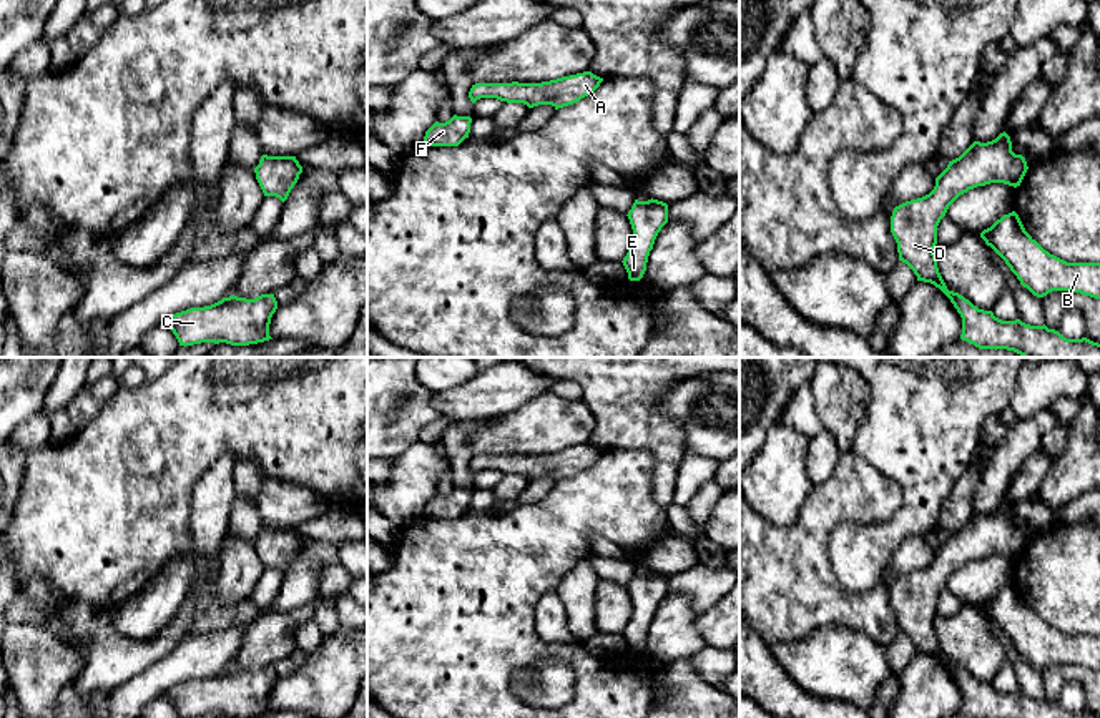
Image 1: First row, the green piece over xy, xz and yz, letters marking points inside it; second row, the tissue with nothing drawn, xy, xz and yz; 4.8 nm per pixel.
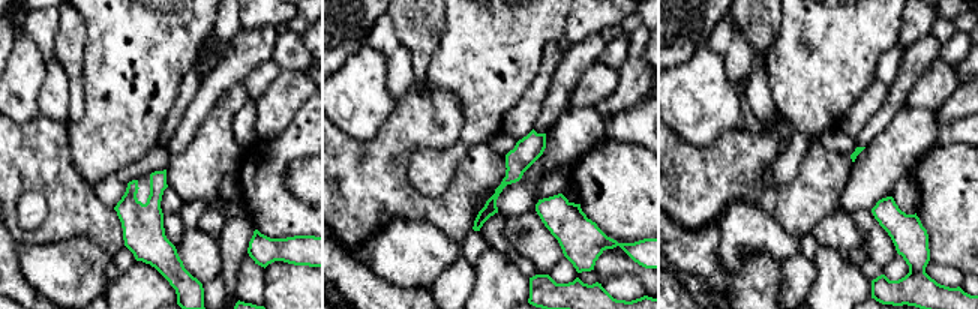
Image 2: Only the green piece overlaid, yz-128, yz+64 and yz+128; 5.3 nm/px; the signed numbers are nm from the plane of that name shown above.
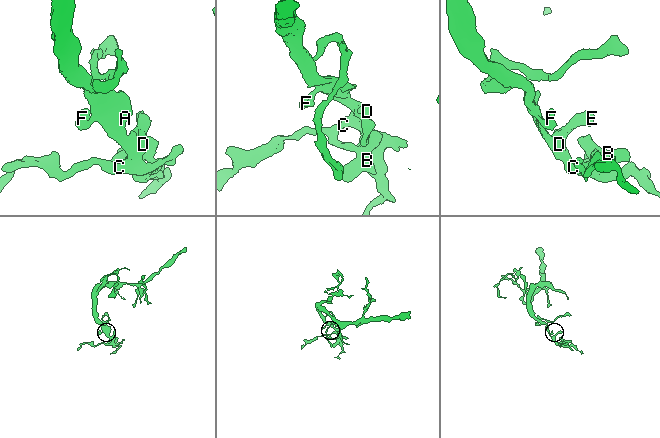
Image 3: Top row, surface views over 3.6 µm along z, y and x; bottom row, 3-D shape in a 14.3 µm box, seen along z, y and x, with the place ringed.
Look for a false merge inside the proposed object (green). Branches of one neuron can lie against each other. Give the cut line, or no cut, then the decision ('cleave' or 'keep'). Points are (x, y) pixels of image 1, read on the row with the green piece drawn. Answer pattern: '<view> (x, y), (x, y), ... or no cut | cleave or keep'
no cut | keep

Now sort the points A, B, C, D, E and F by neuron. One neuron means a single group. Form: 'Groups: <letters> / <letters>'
Groups: A B C D E F

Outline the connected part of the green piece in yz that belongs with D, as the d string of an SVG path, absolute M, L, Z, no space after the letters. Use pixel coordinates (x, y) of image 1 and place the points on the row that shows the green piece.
M1004 131L995 140L974 141L935 178L934 189L894 208L891 233L897 243L899 261L906 263L917 281L939 288L962 317L960 339L979 349L1007 349L1022 357L1100 357L1100 344L1087 337L1067 339L1058 331L1015 321L1002 321L992 311L974 306L959 293L949 291L937 268L934 248L937 226L949 206L969 189L990 183L1020 186L1029 166L1012 151Z

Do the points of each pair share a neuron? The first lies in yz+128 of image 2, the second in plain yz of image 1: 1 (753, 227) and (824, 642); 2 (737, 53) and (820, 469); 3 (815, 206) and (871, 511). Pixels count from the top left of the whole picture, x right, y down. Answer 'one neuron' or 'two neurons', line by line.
1: one neuron
2: one neuron
3: one neuron

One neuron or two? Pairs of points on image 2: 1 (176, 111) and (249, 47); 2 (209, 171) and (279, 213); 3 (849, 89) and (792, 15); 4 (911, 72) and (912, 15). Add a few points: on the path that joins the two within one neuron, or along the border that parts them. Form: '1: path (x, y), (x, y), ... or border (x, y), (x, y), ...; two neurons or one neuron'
1: border (204, 77), (177, 126); two neurons
2: border (243, 150), (240, 167), (236, 173); two neurons
3: path (831, 71), (825, 65), (825, 48), (810, 33); one neuron
4: border (930, 32), (905, 50); two neurons

